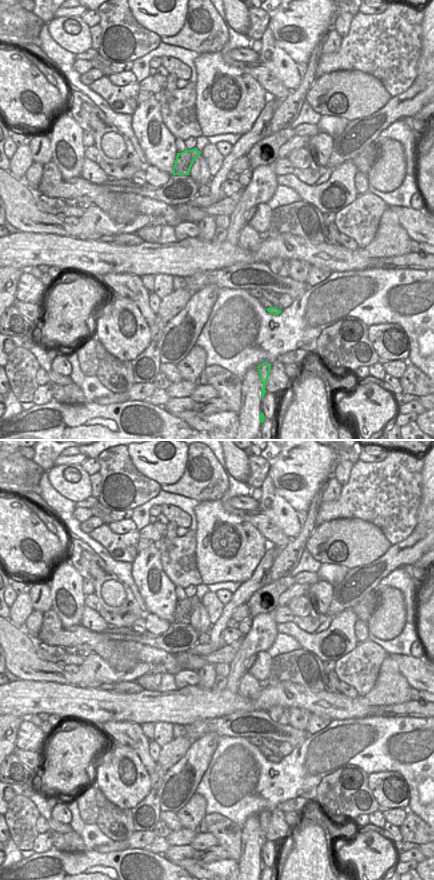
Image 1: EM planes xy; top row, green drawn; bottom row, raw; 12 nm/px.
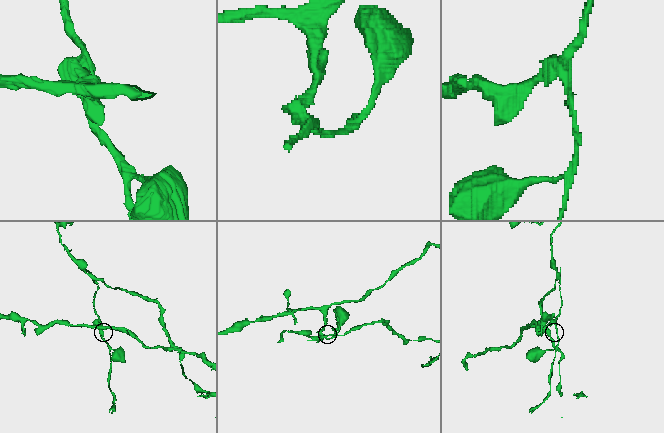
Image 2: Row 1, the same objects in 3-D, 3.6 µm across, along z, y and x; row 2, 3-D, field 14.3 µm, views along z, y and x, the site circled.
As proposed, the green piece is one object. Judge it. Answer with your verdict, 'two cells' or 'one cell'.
two cells

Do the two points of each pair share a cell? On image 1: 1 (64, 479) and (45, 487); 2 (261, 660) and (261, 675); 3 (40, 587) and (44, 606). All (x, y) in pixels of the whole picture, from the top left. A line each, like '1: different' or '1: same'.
1: different
2: same
3: same

